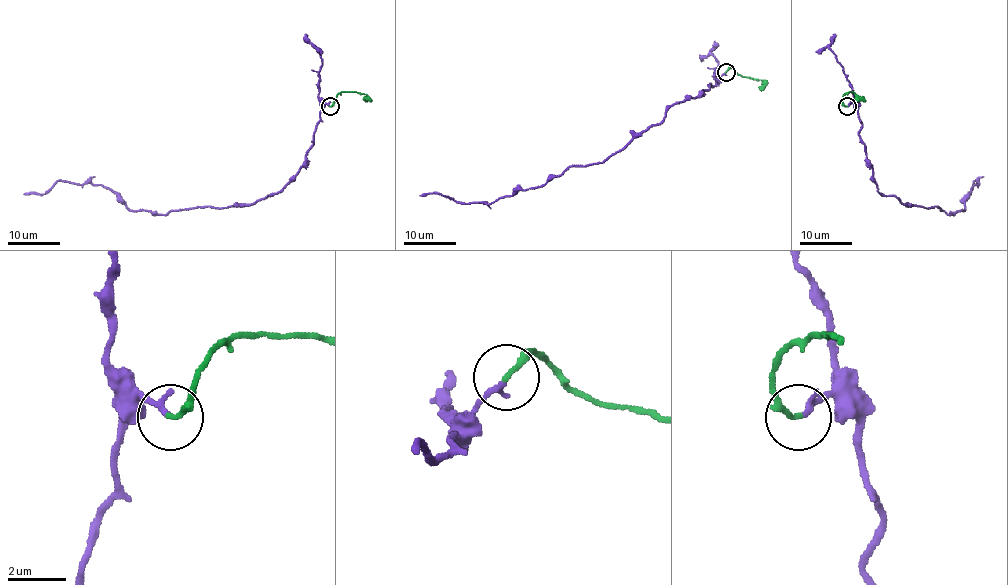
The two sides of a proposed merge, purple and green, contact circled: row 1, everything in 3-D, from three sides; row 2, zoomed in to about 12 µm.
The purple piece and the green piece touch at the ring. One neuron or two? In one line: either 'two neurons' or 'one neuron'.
one neuron

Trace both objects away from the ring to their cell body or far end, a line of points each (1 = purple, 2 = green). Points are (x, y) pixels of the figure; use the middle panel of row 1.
1: (726, 72), (601, 163), (570, 165), (542, 185), (489, 203), (420, 195)
2: (726, 72), (731, 67), (738, 73), (761, 80), (760, 90)

